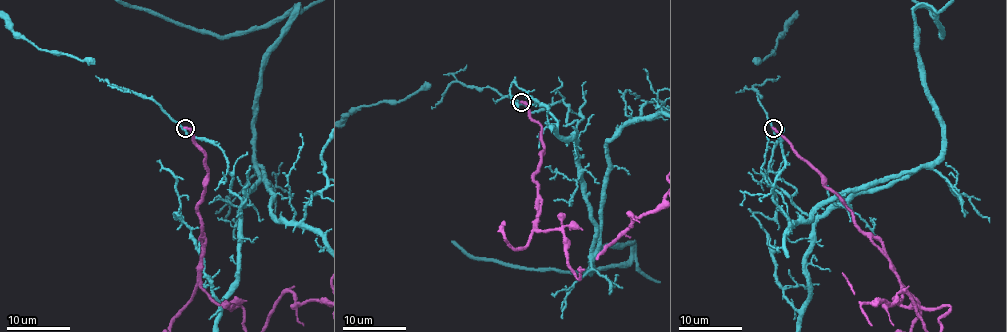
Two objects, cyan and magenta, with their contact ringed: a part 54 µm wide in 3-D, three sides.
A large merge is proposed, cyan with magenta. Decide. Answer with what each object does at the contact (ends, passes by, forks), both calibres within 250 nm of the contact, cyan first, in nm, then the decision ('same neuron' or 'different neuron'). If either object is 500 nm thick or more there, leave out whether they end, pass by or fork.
cyan passes by; magenta ends there; 200 nm thick on the cyan side, 280 nm on the other; different neuron

